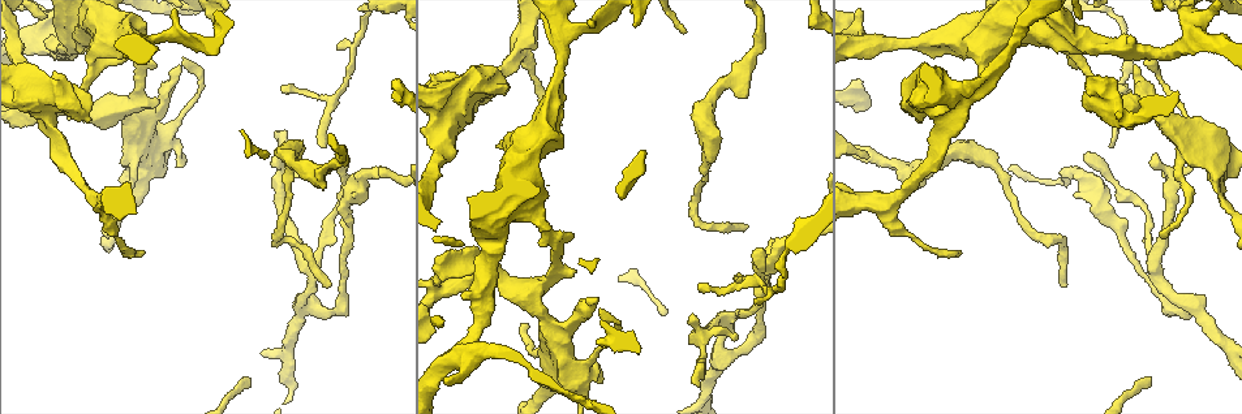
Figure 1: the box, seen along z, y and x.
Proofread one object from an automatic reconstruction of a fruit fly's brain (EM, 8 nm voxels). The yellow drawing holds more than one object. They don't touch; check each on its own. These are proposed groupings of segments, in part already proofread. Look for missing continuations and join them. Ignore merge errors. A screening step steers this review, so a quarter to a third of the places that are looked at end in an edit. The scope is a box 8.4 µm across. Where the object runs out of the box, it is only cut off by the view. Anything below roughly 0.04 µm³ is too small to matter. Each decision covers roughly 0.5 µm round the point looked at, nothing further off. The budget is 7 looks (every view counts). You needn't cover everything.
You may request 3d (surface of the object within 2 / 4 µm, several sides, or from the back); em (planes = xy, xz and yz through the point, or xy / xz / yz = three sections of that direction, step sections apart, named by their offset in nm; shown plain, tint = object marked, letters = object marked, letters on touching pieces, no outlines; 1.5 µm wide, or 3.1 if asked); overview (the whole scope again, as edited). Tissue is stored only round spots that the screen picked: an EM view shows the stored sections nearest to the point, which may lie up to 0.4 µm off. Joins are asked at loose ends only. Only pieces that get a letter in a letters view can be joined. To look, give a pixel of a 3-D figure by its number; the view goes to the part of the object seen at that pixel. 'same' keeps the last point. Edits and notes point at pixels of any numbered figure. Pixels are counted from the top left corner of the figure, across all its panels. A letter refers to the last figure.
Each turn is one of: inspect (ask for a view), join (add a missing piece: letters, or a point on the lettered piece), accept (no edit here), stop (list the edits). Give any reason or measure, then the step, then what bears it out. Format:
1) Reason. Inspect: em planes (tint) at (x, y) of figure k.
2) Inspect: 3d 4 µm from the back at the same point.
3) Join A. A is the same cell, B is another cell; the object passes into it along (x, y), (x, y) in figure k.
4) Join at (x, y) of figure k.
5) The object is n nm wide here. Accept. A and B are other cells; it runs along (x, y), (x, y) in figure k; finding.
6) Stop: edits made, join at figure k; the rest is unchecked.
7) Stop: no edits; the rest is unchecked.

End of a long branch. Inspect: em yz step 4 (letters) at (747, 226) of figure 1.

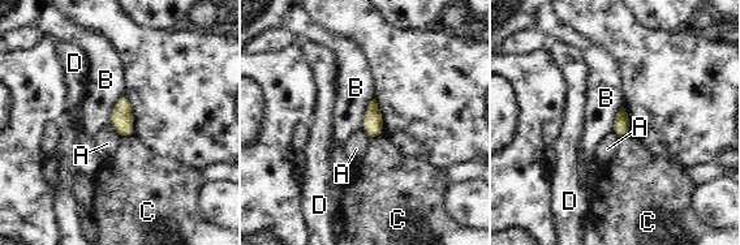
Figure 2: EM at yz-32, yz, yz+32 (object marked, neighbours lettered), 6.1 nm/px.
Cut it another way. Inspect: em planes (letters) at the same point.

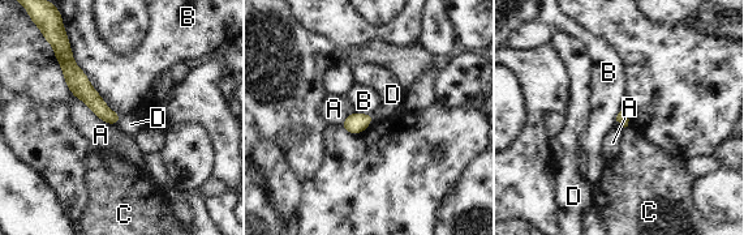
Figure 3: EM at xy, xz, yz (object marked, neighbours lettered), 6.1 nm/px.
Accept. A, B, C and D are other cells; a border runs along (68, 41), (74, 63), (121, 116) in figure 3; none of them fits.

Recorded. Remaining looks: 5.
An open end. Inspect: 3d 4 µm at (736, 338) of figure 1.

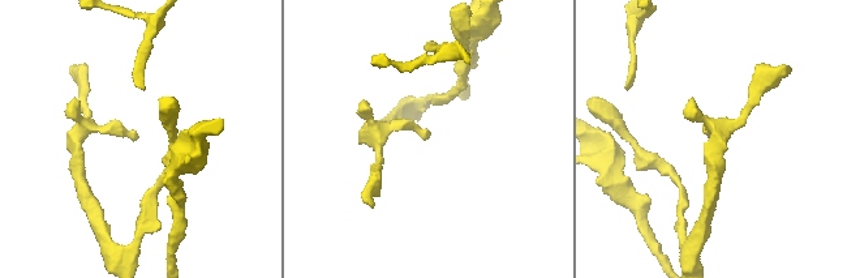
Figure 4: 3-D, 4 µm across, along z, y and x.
Shape alone is not enough. Inspect: em planes (letters) at (135, 137) of figure 4.

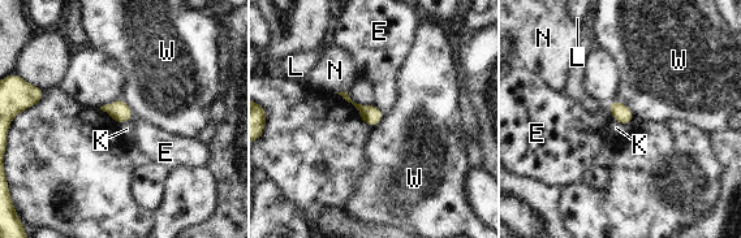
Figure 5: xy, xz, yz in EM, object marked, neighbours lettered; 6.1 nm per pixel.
The object is 120 nm wide here. Accept. E, K, L, N and W are other cells; a border runs along (614, 118), (624, 124), (632, 122) in figure 5; none of them fits.

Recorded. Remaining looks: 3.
Thin end. Inspect: 3d 2 µm at (107, 239) of figure 1.

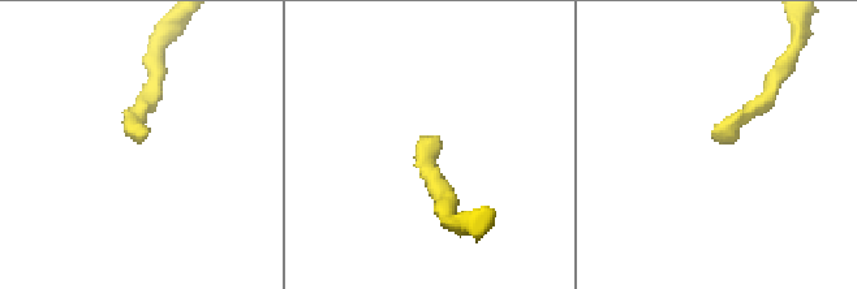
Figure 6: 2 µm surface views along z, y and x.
Now the EM. Inspect: em 3.1 µm yz step 8 (letters) at (712, 135) of figure 6.

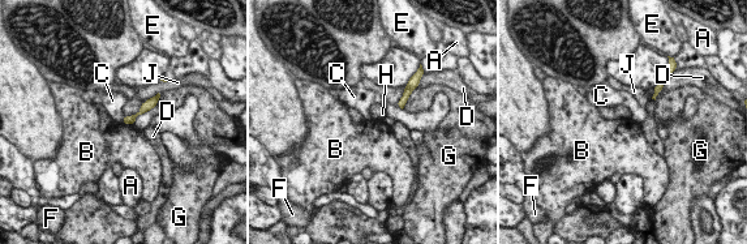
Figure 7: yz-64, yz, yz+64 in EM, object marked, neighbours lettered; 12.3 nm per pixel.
Inspect: em 3.1 µm planes (letters) at the same point.

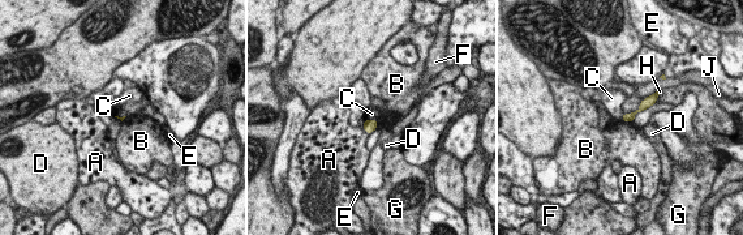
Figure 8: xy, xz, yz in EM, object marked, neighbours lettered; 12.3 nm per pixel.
Accept. A, B, C, D, E, F, G, H and J are other cells; a border runs along (366, 118), (376, 119) in figure 8; none of them fits.

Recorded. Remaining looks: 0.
Stop: no edits; the rest is unchecked.

